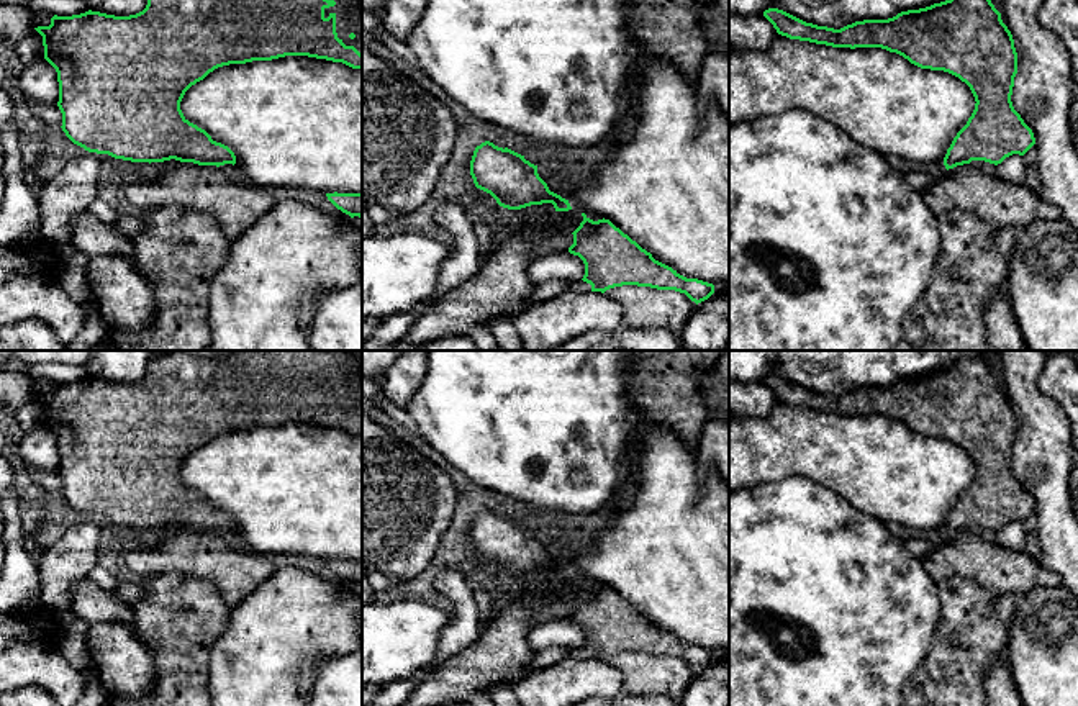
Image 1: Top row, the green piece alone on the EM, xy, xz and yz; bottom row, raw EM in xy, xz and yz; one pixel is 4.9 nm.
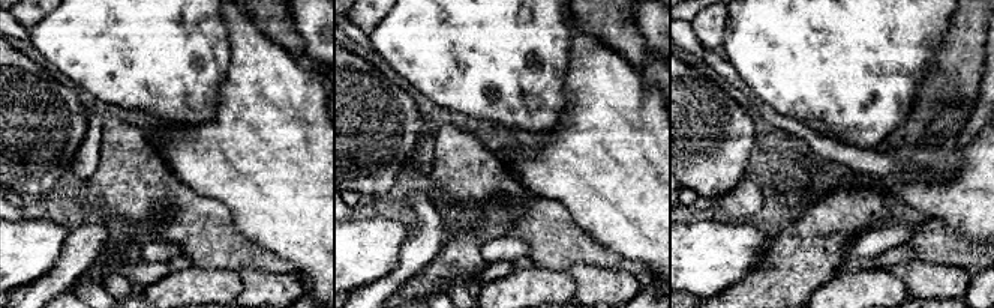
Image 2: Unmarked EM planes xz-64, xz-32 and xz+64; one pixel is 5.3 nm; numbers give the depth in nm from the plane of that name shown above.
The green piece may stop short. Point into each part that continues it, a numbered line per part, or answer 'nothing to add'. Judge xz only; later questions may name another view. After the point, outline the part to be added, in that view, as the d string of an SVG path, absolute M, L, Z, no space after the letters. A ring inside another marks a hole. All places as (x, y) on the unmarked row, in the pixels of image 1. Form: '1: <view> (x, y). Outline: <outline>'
nothing to add

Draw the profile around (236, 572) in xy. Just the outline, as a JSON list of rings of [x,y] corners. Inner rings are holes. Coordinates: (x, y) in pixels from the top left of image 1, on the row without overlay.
[[[179,529],[154,547],[126,554],[126,565],[143,580],[179,572],[210,580],[233,609],[277,570],[264,554],[228,544],[216,532]]]

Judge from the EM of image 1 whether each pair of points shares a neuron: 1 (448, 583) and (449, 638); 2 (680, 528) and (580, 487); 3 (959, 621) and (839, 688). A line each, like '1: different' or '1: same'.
1: same
2: different
3: different

